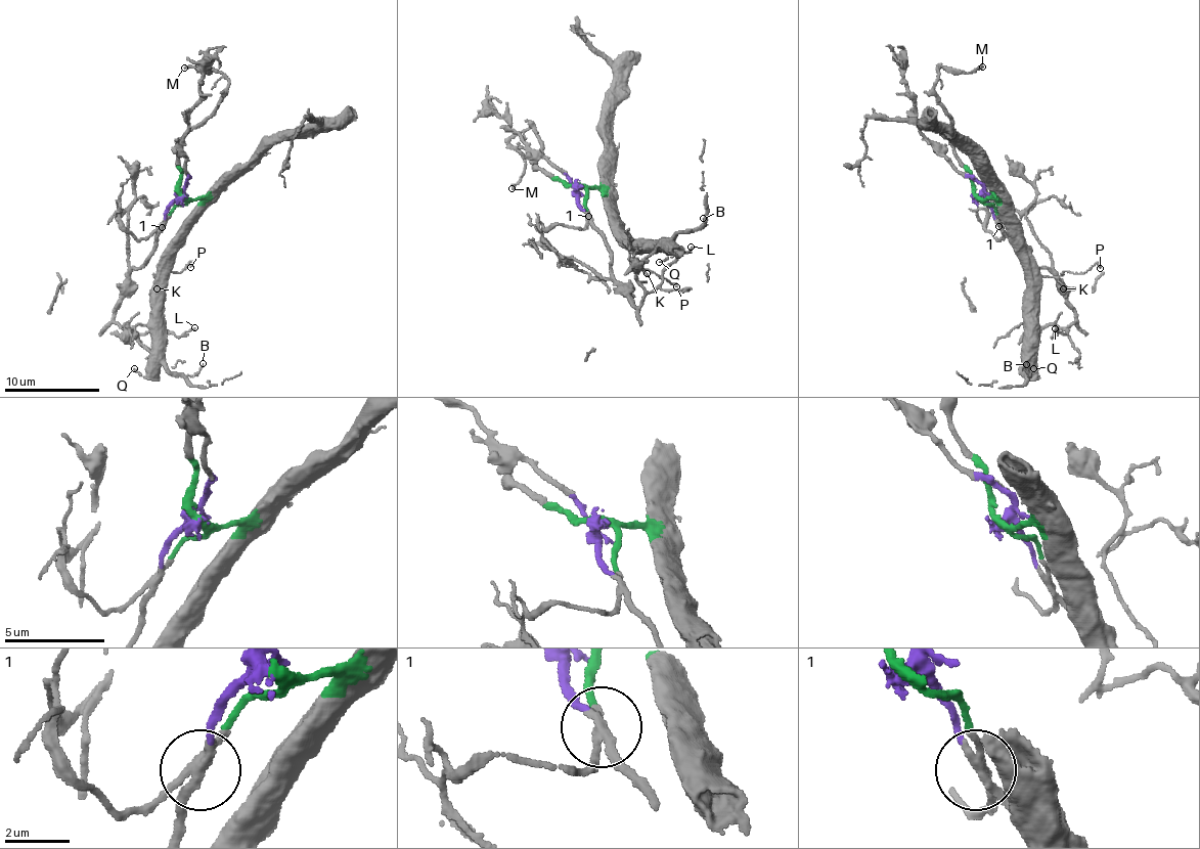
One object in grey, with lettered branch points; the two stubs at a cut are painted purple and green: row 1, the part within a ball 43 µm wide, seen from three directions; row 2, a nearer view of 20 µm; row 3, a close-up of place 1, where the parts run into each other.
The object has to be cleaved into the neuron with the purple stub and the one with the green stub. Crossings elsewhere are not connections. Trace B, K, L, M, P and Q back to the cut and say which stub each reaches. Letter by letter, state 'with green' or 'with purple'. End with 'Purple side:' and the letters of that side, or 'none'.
B: with green
K: with green
L: with purple
M: with green
P: with green
Q: with green
Purple side: L

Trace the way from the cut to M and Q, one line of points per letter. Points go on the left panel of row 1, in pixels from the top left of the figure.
M: (181, 197), (178, 138), (210, 115), (229, 81), (208, 66), (209, 72), (183, 66)
Q: (181, 197), (202, 199), (192, 223), (172, 259), (159, 294), (152, 299), (147, 374), (144, 377), (134, 367)

